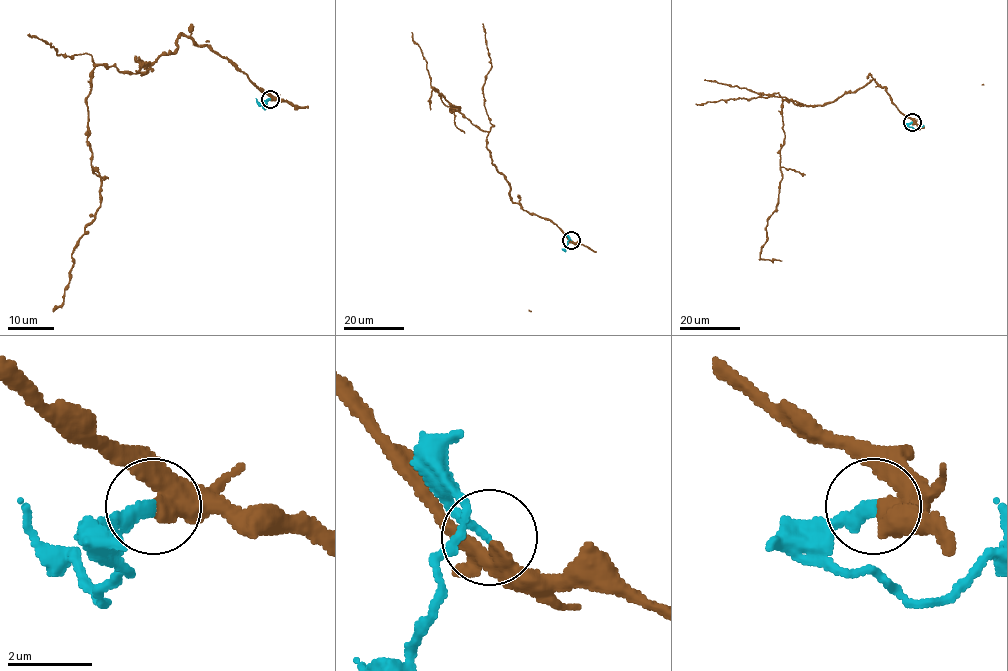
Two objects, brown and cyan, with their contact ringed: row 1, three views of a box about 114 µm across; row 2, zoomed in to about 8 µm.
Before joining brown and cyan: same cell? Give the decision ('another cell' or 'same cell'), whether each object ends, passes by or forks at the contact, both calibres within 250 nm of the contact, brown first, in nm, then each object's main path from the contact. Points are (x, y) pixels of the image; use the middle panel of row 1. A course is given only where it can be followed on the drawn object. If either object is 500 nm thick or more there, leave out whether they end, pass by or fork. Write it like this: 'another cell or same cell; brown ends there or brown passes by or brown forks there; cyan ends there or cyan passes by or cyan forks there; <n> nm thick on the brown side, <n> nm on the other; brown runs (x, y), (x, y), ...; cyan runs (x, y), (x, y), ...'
another cell; brown passes by; cyan ends there; 340 nm thick on the brown side, 280 nm on the other; brown runs (571, 240), (512, 201), (491, 161), (488, 132), (451, 113), (459, 107), (435, 88), (430, 109); cyan runs (571, 240), (569, 236), (567, 246), (562, 249)

